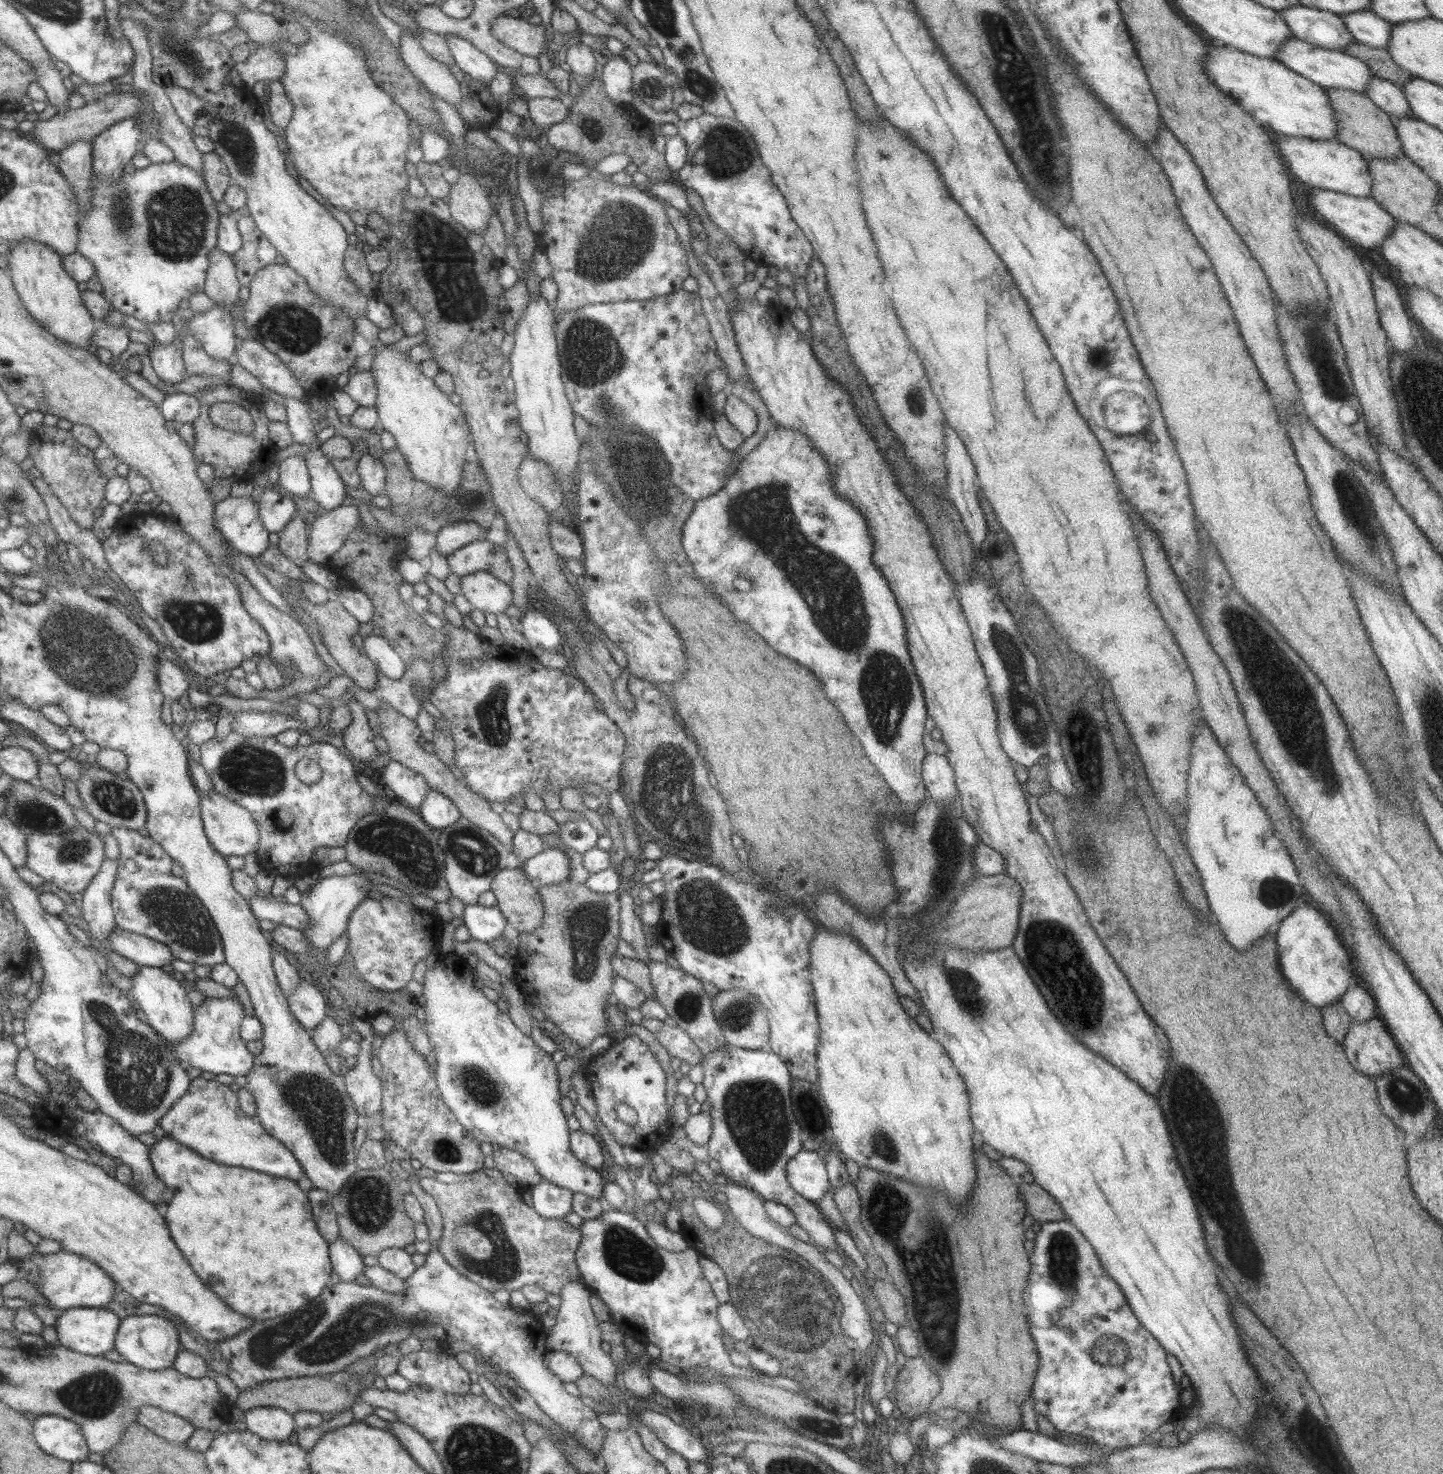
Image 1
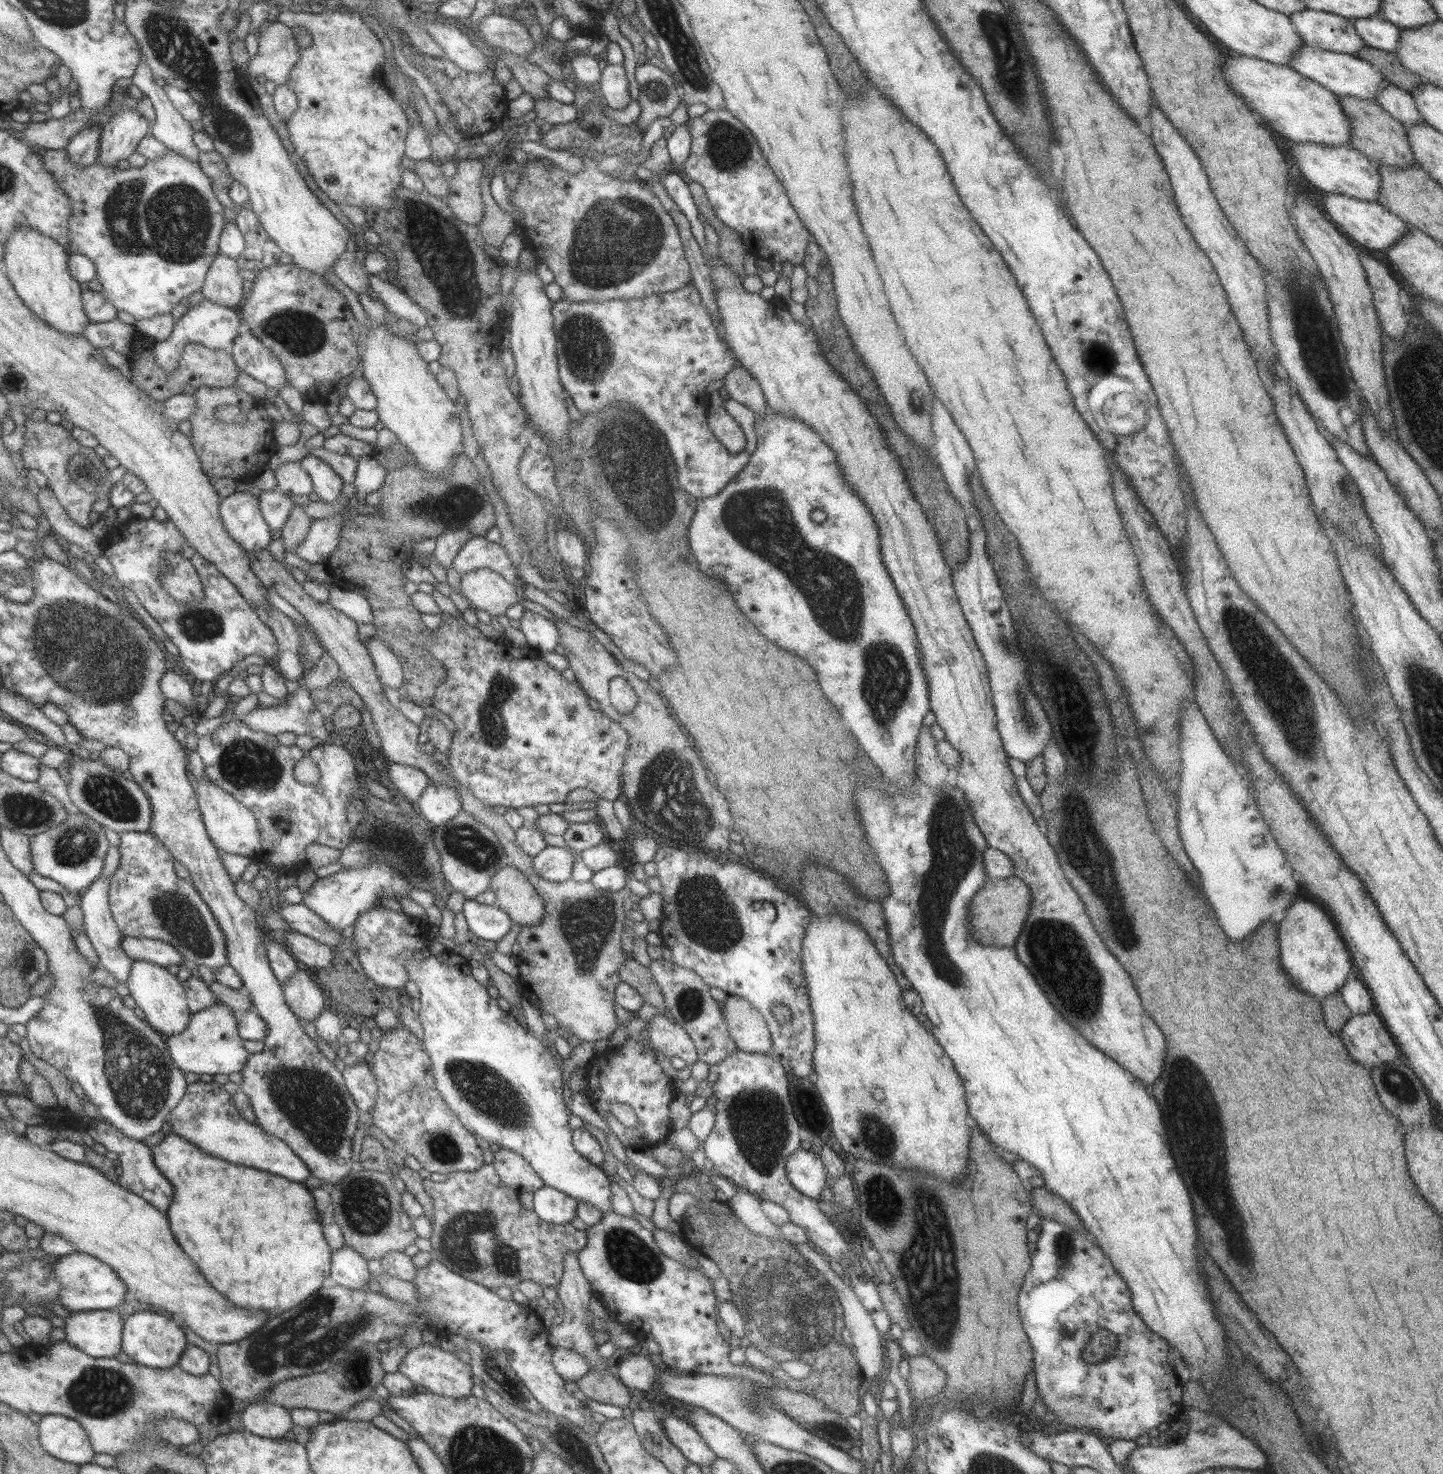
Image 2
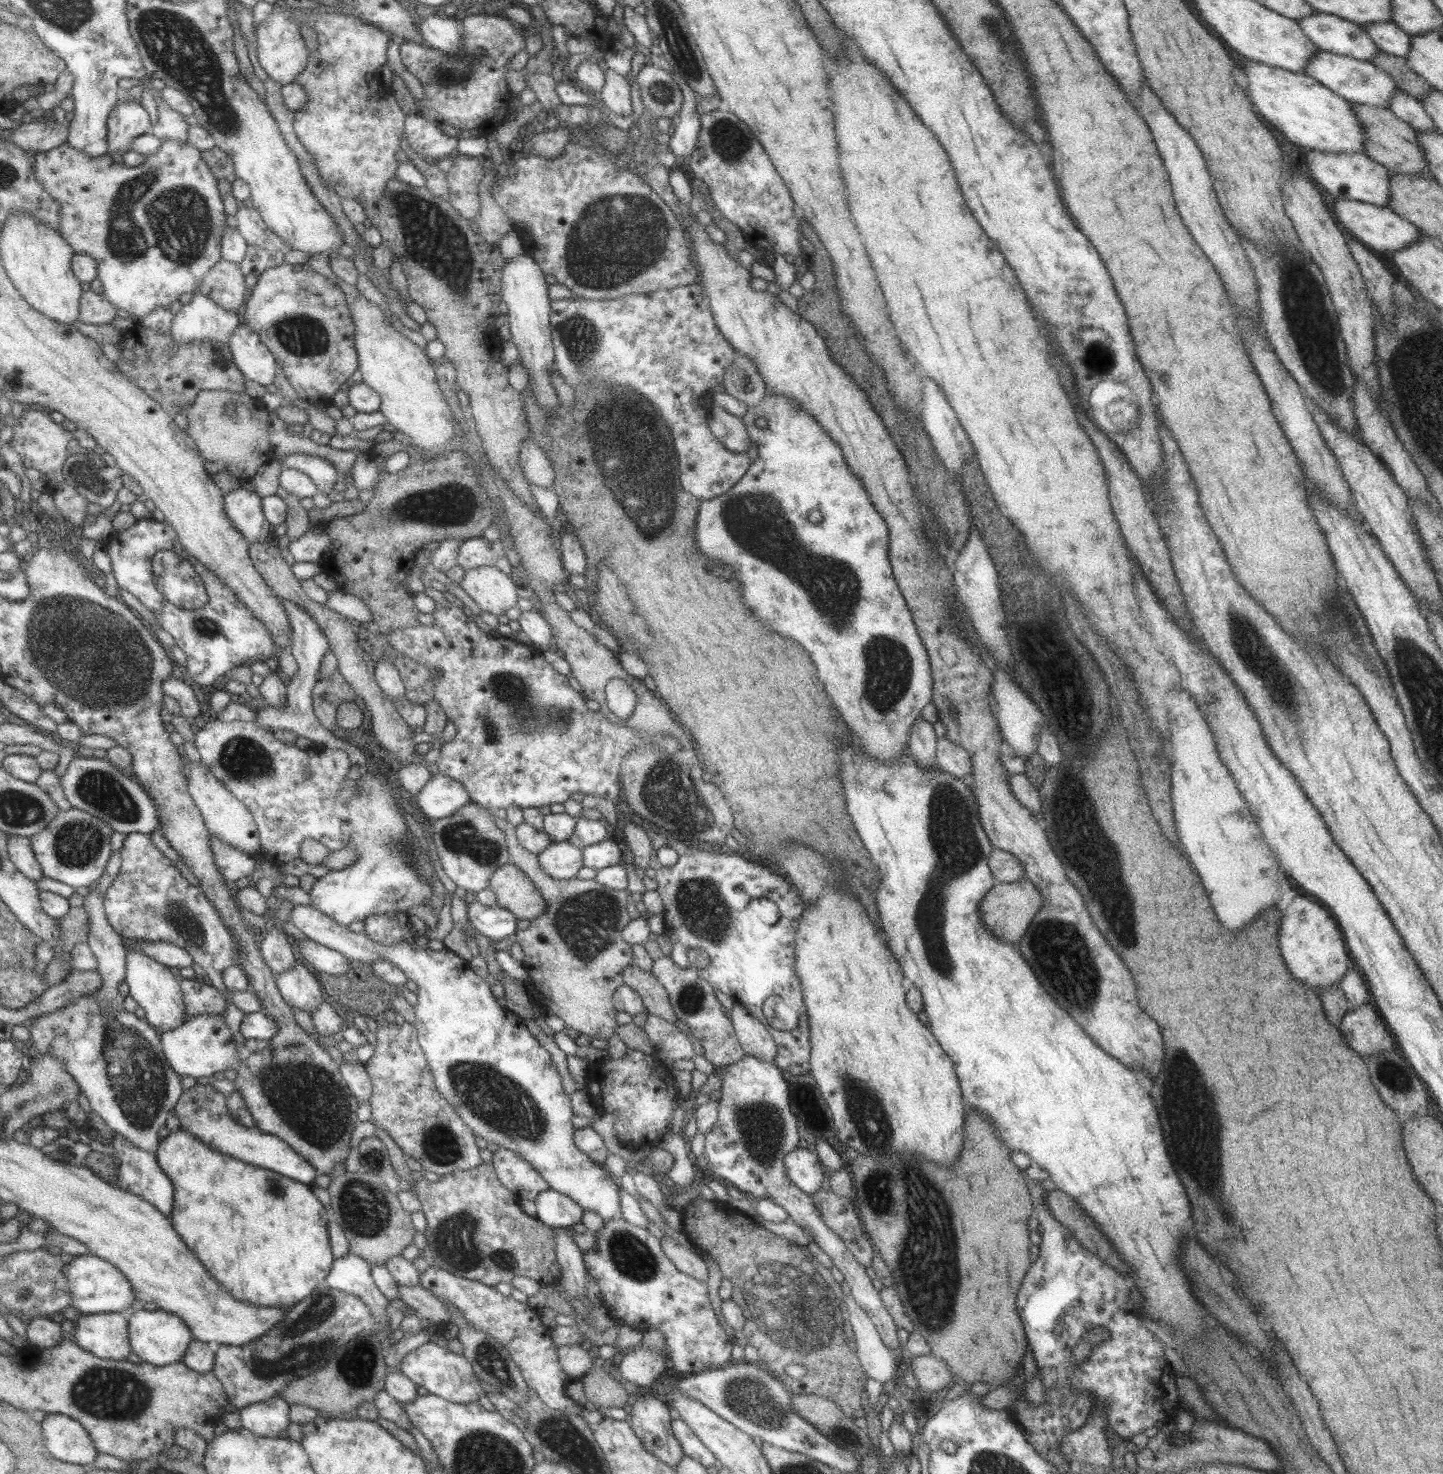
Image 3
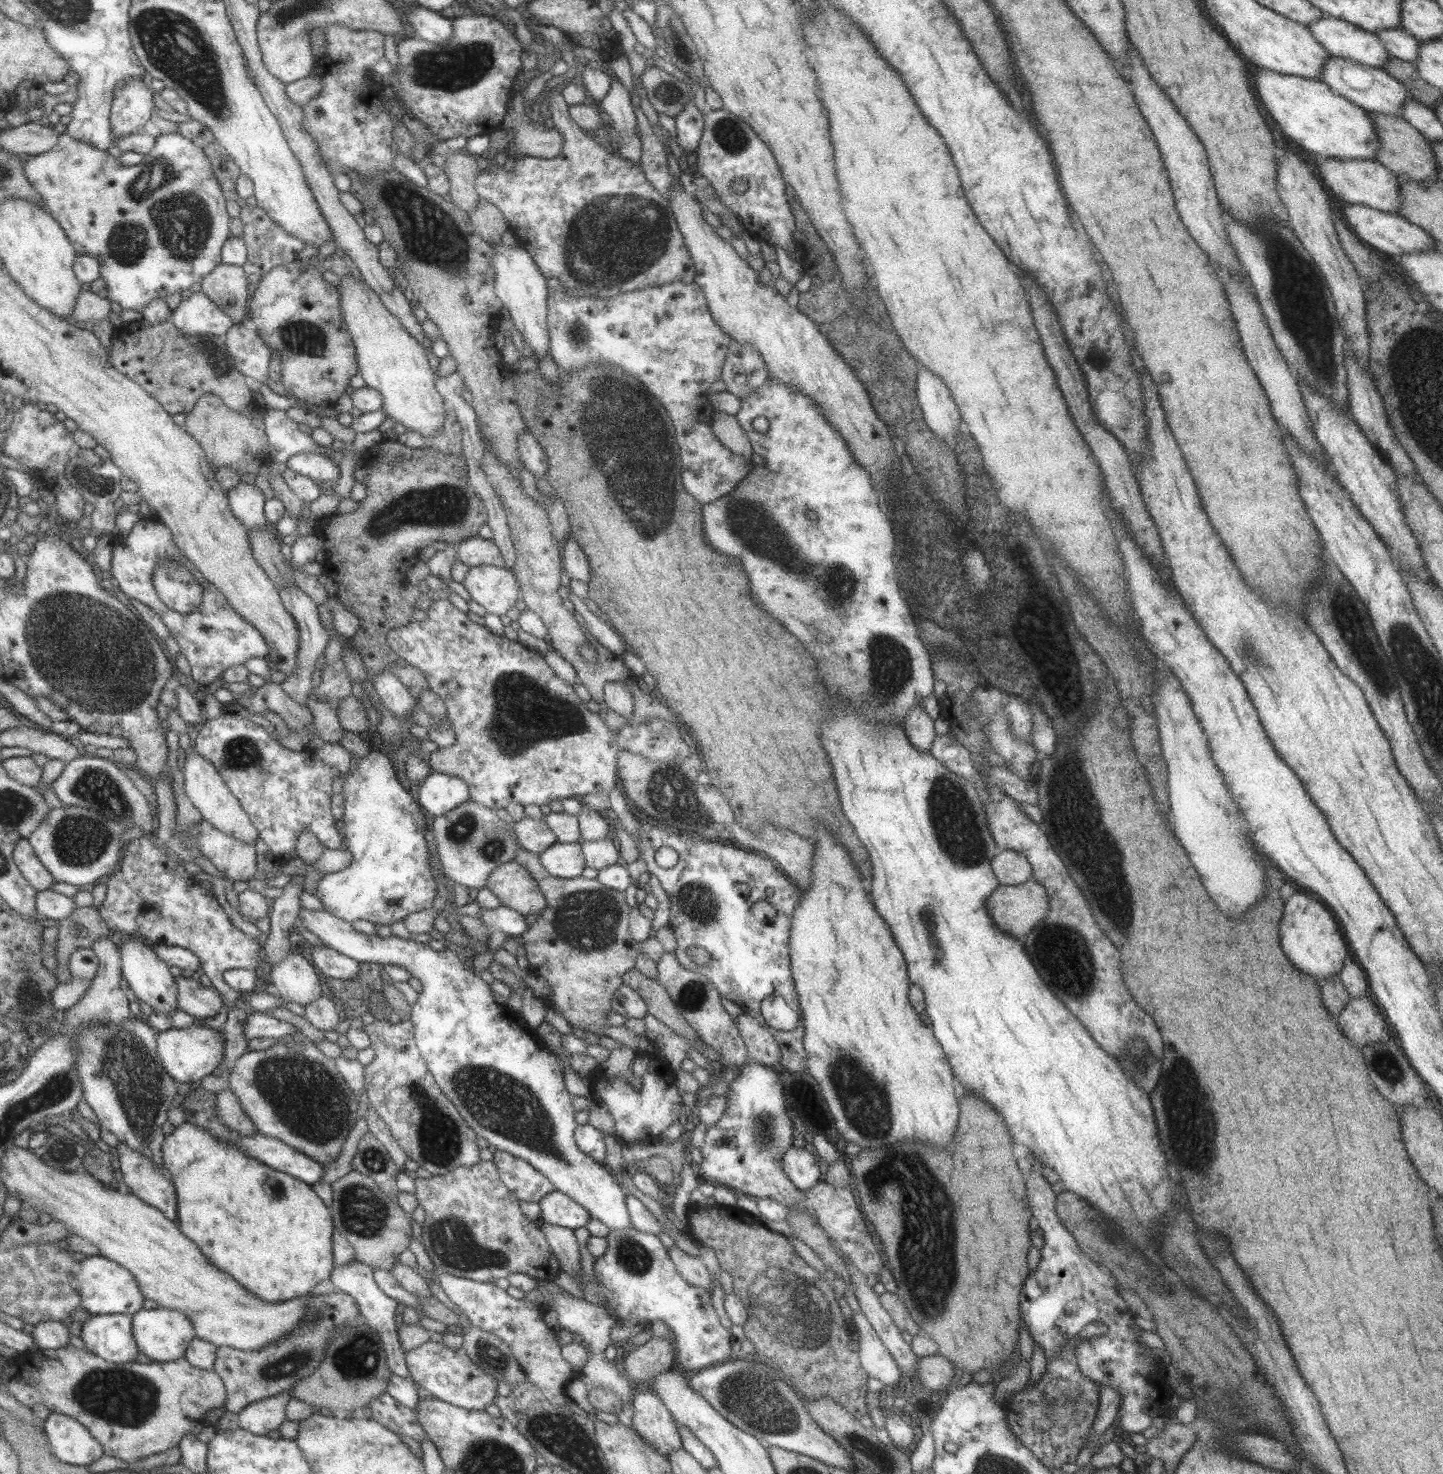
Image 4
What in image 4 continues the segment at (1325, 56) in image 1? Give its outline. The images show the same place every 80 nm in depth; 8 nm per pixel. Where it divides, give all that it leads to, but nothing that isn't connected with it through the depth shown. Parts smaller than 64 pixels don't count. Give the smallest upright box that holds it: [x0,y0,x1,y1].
[1318,57,1411,116]

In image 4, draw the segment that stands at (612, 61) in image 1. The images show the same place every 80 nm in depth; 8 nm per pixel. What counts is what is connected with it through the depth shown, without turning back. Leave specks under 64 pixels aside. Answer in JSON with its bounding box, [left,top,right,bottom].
[596,76,640,163]

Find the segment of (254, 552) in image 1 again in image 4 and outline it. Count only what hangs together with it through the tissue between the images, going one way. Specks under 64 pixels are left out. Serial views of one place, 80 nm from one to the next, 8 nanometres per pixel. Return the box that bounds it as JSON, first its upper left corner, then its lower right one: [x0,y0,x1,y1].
[227,482,266,533]

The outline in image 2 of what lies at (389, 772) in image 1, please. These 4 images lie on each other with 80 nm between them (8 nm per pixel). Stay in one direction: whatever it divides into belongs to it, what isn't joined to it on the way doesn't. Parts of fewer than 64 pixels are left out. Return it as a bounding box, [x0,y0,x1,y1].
[387,763,431,804]

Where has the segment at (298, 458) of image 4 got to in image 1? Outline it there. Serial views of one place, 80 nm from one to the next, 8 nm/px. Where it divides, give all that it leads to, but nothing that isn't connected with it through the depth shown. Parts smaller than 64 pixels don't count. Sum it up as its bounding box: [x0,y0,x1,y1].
[305,448,346,511]

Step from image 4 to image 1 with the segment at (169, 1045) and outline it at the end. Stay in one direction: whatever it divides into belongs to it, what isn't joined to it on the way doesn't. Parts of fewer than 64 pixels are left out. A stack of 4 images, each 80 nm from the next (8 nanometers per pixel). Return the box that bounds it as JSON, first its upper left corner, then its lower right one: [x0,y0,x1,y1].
[173,997,253,1076]

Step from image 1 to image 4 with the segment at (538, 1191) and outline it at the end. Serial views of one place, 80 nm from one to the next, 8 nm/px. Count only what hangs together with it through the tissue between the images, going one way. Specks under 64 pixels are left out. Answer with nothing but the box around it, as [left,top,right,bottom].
[538,1190,591,1230]

